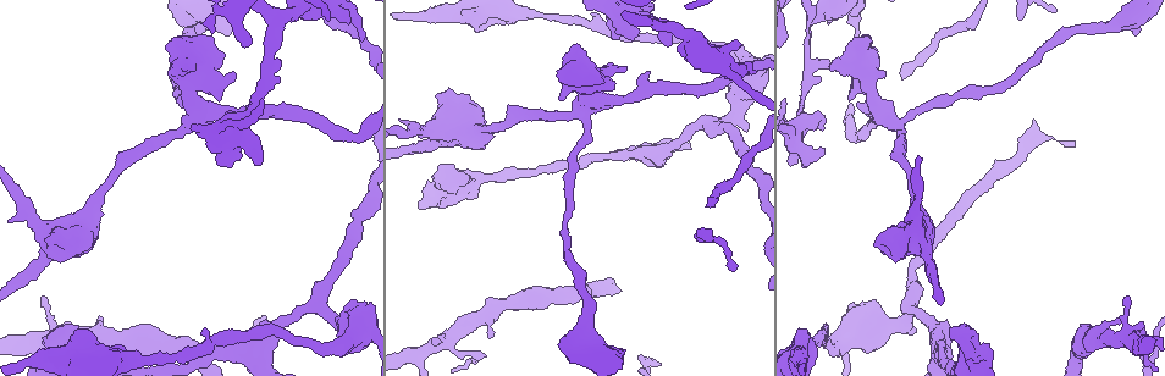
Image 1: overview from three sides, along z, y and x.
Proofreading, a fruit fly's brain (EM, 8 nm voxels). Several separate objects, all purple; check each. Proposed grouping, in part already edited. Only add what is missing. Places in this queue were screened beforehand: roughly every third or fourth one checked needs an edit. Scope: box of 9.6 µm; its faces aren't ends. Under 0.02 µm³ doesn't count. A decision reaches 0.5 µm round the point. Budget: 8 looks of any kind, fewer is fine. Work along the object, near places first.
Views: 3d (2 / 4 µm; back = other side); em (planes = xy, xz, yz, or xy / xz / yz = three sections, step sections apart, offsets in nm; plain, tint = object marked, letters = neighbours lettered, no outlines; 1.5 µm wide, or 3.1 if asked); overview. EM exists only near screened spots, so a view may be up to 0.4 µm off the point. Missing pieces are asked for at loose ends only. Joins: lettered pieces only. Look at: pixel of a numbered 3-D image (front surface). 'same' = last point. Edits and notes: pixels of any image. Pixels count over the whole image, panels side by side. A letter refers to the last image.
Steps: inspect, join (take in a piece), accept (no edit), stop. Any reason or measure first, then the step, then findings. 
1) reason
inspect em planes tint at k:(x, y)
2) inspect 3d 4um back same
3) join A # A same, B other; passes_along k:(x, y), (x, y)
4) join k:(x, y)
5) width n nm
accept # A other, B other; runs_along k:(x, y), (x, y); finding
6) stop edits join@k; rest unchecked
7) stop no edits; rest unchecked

an open end
inspect em yz step 4 letters at 1:(695, 236)

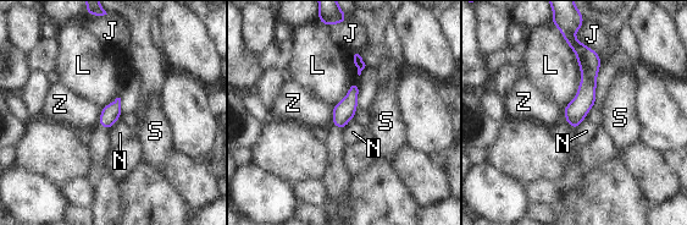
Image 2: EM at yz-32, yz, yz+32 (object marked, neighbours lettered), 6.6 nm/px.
longest_contact L 480 nm
accept # J other, L other, N other, S other, Z other; none of them fits

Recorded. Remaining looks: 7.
branch stops here
inspect em planes letters at 1:(631, 38)

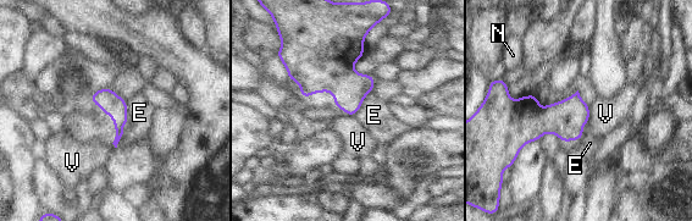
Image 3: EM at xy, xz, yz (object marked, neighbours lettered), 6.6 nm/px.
longest_contact E 320 nm
accept # E other, N other, V other; border 3:(591, 106), (588, 120); none of them fits

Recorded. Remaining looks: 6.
stops while still wide
inspect 3d 2um at 1:(186, 70)

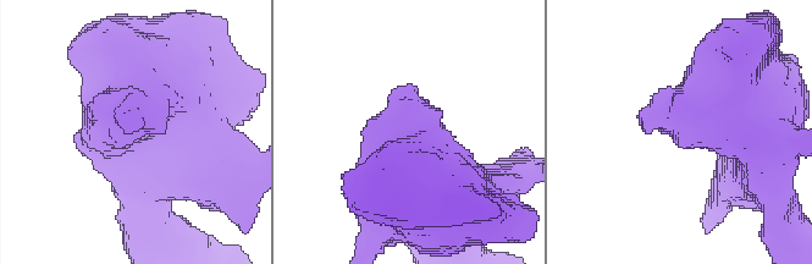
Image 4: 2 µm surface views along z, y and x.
now the EM
inspect em xz step 4 letters at 4:(134, 131)

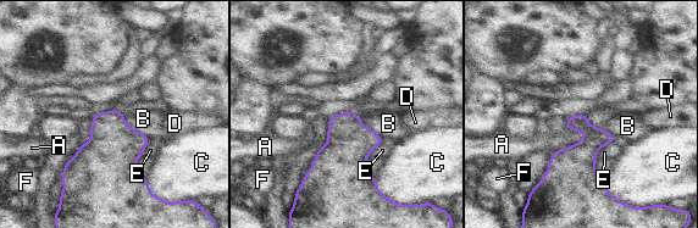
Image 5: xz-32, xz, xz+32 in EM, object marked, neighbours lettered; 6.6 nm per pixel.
inspect em planes letters same

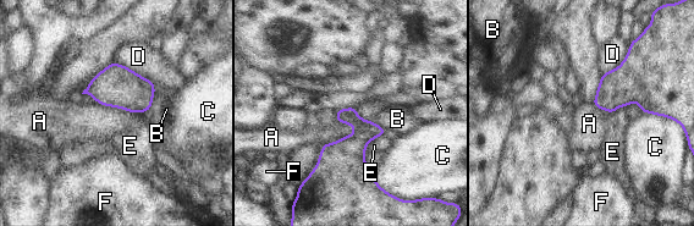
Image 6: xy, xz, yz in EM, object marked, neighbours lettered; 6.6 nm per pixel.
accept # A other, B other, C other, D other, E other, F other; border 6:(356, 128), (352, 133), (321, 145); no lettered piece goes on from it

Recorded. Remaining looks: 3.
stop no edits; rest unchecked

